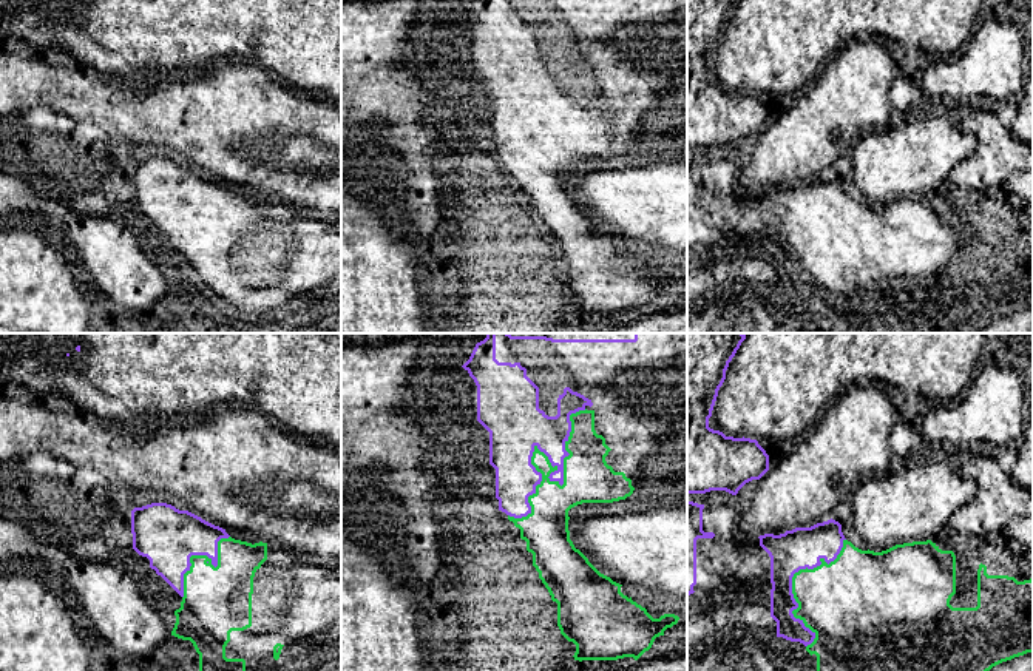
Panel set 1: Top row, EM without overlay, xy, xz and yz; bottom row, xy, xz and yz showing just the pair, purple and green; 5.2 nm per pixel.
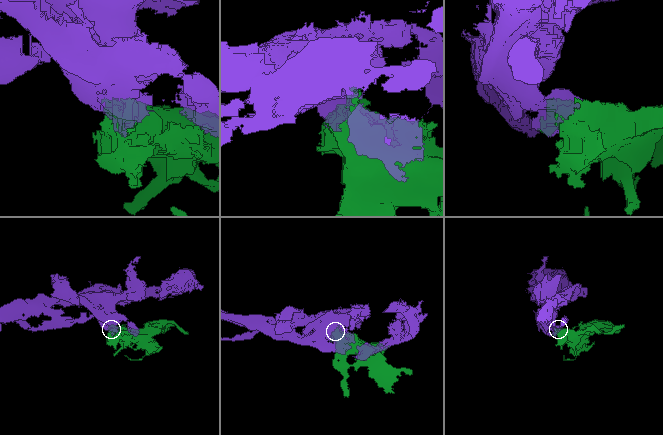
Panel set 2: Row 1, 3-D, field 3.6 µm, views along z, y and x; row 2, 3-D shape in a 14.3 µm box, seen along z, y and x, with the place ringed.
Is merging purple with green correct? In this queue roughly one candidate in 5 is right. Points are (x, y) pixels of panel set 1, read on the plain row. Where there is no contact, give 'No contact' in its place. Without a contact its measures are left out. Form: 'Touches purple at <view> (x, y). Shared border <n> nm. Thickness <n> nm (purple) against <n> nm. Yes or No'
Touches purple at xz (553, 121). Shared border 700 nm. Thickness 240 nm (purple) against 260 nm. No

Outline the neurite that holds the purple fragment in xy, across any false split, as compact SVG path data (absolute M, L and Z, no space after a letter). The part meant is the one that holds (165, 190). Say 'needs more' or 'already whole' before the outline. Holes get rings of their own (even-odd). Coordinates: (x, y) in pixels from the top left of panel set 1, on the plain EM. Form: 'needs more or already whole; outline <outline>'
already whole; outline M151 157L131 165L133 204L150 214L181 251L184 228L191 210L207 210L218 221L218 196L229 193L225 184L167 157Z

